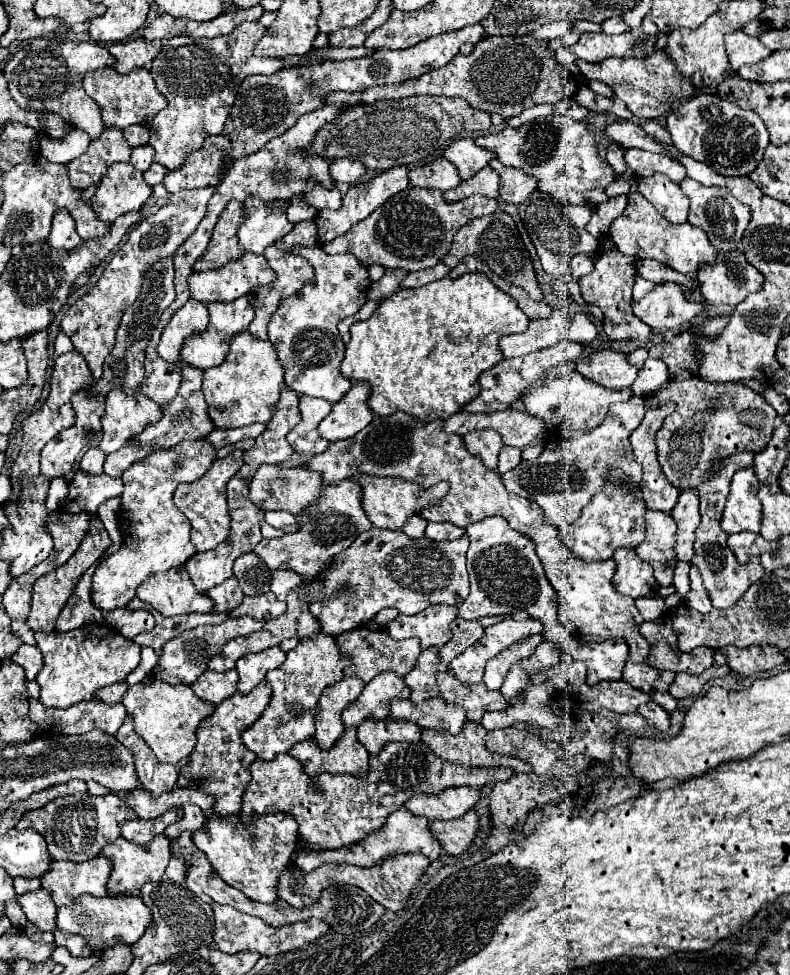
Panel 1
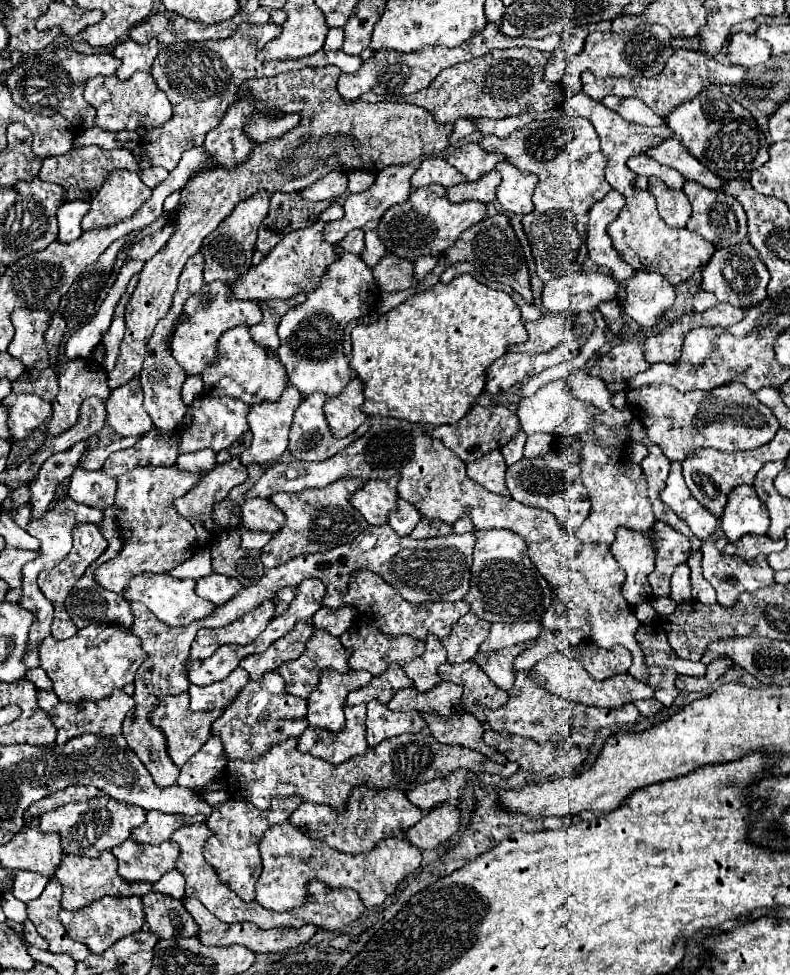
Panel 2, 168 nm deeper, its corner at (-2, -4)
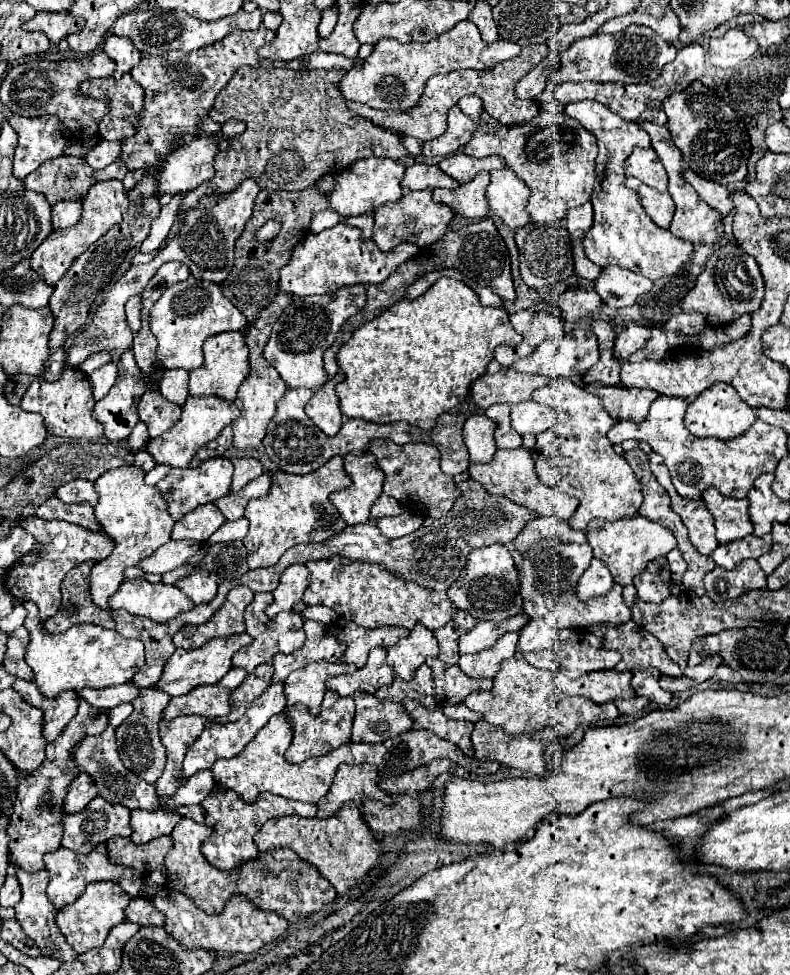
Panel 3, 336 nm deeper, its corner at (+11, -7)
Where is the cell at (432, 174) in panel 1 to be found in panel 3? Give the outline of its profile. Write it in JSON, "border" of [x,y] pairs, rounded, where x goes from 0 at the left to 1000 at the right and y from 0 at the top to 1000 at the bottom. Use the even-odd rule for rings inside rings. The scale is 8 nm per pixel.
{"border":[[[522,168],[519,172],[514,172],[511,183],[509,183],[509,195],[534,195],[534,193],[580,193],[582,189],[570,183],[567,178],[562,178],[554,170],[544,170],[544,168]]]}

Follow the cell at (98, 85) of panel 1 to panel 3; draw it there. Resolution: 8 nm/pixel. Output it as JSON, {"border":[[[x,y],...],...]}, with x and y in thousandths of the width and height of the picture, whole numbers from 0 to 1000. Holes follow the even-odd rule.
{"border":[[[157,76],[152,82],[147,80],[116,80],[116,82],[109,82],[101,86],[101,92],[109,96],[109,98],[116,98],[116,101],[129,101],[129,98],[137,98],[139,101],[139,117],[132,119],[132,123],[127,125],[127,139],[132,144],[139,144],[139,146],[154,146],[159,142],[165,142],[170,137],[170,131],[175,129],[177,125],[177,113],[180,113],[180,90],[167,82],[165,76]]]}

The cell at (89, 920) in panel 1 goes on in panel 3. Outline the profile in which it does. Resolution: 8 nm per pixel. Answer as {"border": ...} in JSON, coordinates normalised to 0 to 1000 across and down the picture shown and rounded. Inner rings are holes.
{"border":[[[124,903],[124,905],[111,907],[109,913],[106,913],[106,917],[96,925],[81,929],[73,935],[71,948],[73,948],[76,956],[84,960],[86,968],[96,976],[104,978],[104,976],[111,976],[116,972],[127,972],[132,968],[139,952],[159,944],[157,931],[162,929],[162,925],[165,925],[165,919],[149,913],[147,903]]]}

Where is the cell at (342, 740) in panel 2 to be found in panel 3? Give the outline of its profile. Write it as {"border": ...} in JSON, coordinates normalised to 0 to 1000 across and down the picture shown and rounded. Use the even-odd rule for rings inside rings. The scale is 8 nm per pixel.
{"border":[[[413,708],[408,726],[403,734],[395,734],[390,730],[390,724],[385,722],[372,722],[372,724],[362,724],[359,730],[362,736],[370,743],[370,763],[362,769],[362,779],[380,784],[390,777],[400,777],[400,775],[410,775],[420,769],[425,769],[428,765],[443,761],[443,751],[446,751],[446,736],[448,736],[448,718],[443,714],[430,714],[423,708]]]}

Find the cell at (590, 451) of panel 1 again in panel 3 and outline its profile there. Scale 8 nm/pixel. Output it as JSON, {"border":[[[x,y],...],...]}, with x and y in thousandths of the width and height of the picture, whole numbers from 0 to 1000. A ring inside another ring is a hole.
{"border":[[[651,459],[651,462],[628,462],[625,470],[615,476],[603,476],[603,474],[595,474],[595,480],[592,480],[595,488],[600,492],[605,492],[620,507],[628,507],[628,509],[638,509],[658,519],[666,519],[671,521],[673,525],[681,525],[681,529],[706,529],[706,531],[714,531],[719,533],[729,521],[732,521],[732,513],[727,513],[724,509],[719,507],[711,507],[701,501],[691,501],[681,488],[676,486],[676,472],[671,468],[671,464],[666,459]]]}

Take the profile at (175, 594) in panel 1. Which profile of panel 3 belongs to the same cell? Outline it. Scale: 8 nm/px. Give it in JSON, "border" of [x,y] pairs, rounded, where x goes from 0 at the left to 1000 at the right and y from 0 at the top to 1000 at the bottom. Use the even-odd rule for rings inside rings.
{"border":[[[172,593],[152,599],[147,609],[139,613],[139,624],[157,624],[165,630],[190,632],[192,636],[210,638],[225,628],[238,628],[241,624],[246,624],[246,617],[223,601],[205,597],[192,599],[182,593]]]}

